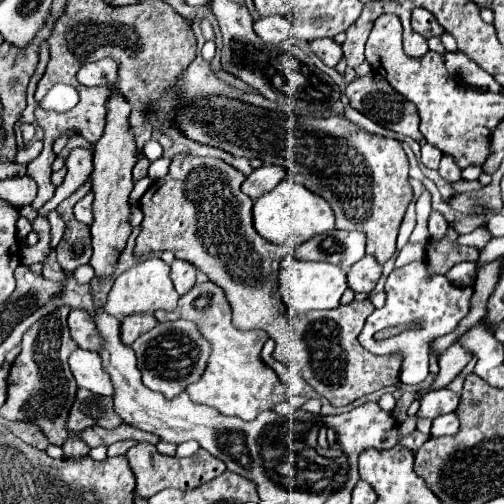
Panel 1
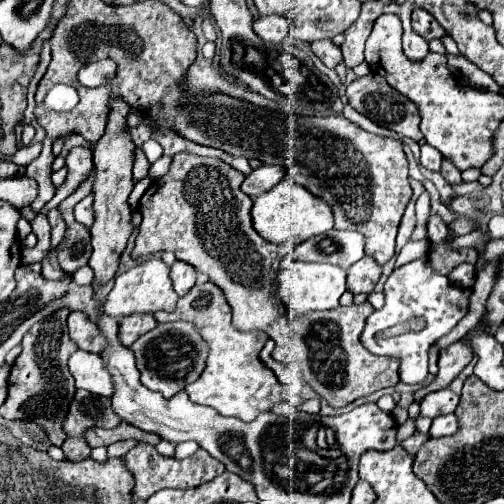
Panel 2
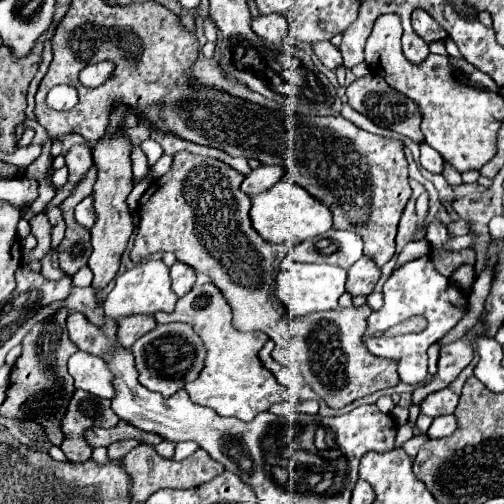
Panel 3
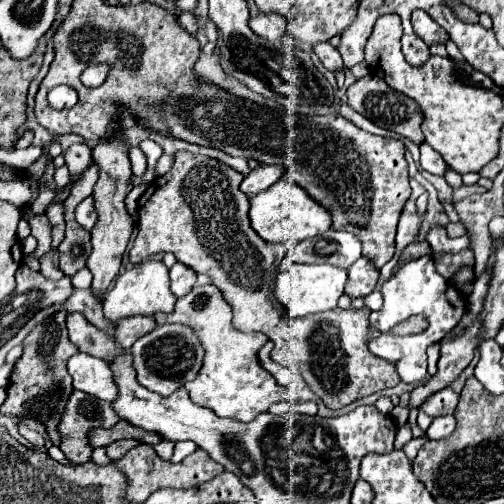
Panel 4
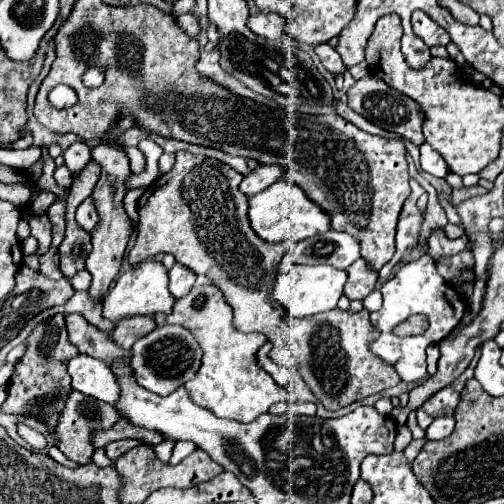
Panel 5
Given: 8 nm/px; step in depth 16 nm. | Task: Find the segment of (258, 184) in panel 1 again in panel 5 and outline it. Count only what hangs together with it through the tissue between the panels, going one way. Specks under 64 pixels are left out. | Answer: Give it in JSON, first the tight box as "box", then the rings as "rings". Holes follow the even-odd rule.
{"box":[240,164,284,198],"rings":[[[258,164],[248,176],[244,176],[244,180],[240,182],[240,190],[250,198],[262,190],[266,190],[270,184],[274,184],[280,176],[284,174],[284,170],[274,164],[274,166],[266,166],[266,164]]]}

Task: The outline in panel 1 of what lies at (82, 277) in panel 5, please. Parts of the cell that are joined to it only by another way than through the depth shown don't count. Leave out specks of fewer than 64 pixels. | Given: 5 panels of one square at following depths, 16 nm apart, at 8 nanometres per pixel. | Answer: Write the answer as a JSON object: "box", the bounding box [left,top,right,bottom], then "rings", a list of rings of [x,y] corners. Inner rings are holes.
{"box":[74,264,94,284],"rings":[[[84,264],[84,266],[80,266],[80,268],[74,272],[74,280],[76,280],[78,284],[90,284],[92,278],[94,278],[94,270],[92,270],[90,264]]]}

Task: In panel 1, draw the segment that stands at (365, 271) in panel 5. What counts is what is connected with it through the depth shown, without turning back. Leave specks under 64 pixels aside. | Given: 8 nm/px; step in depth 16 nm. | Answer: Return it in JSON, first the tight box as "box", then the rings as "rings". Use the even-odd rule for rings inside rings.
{"box":[348,256,382,294],"rings":[[[364,256],[348,270],[348,288],[354,294],[358,292],[370,294],[380,276],[382,276],[382,266],[372,256]]]}

